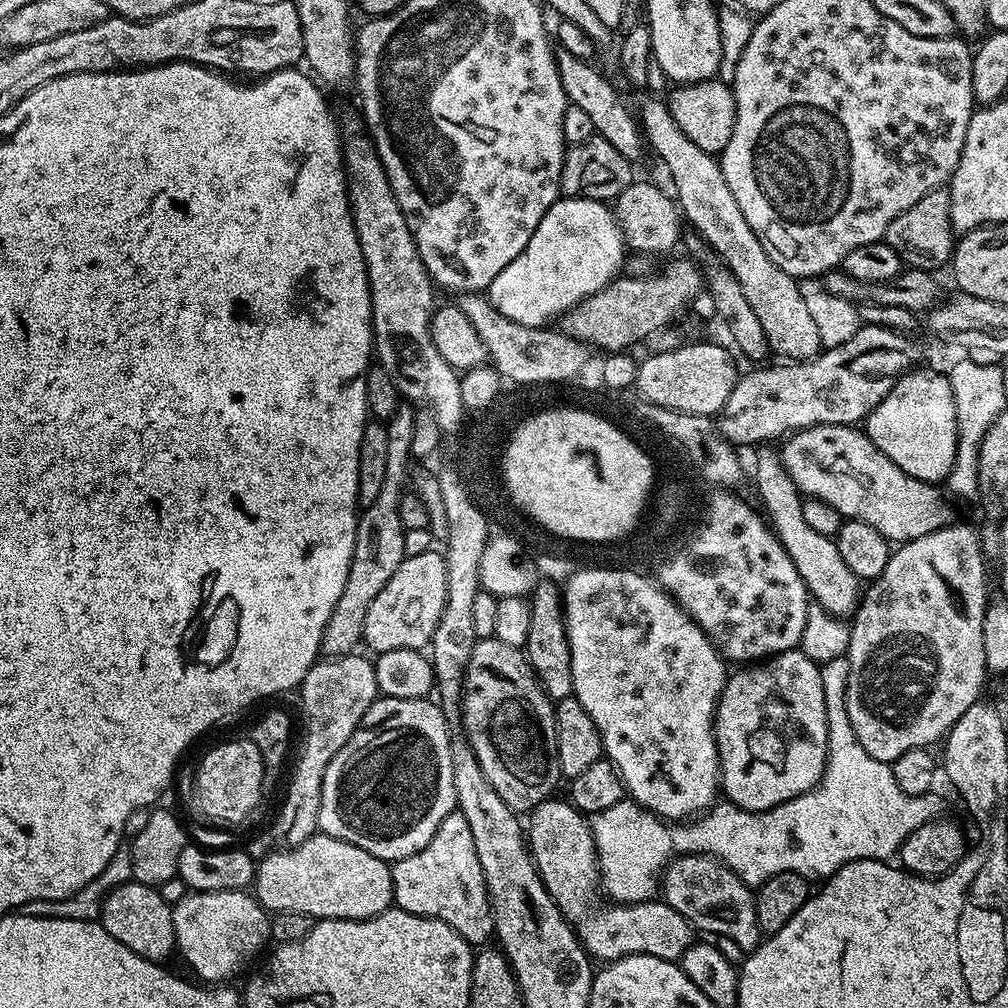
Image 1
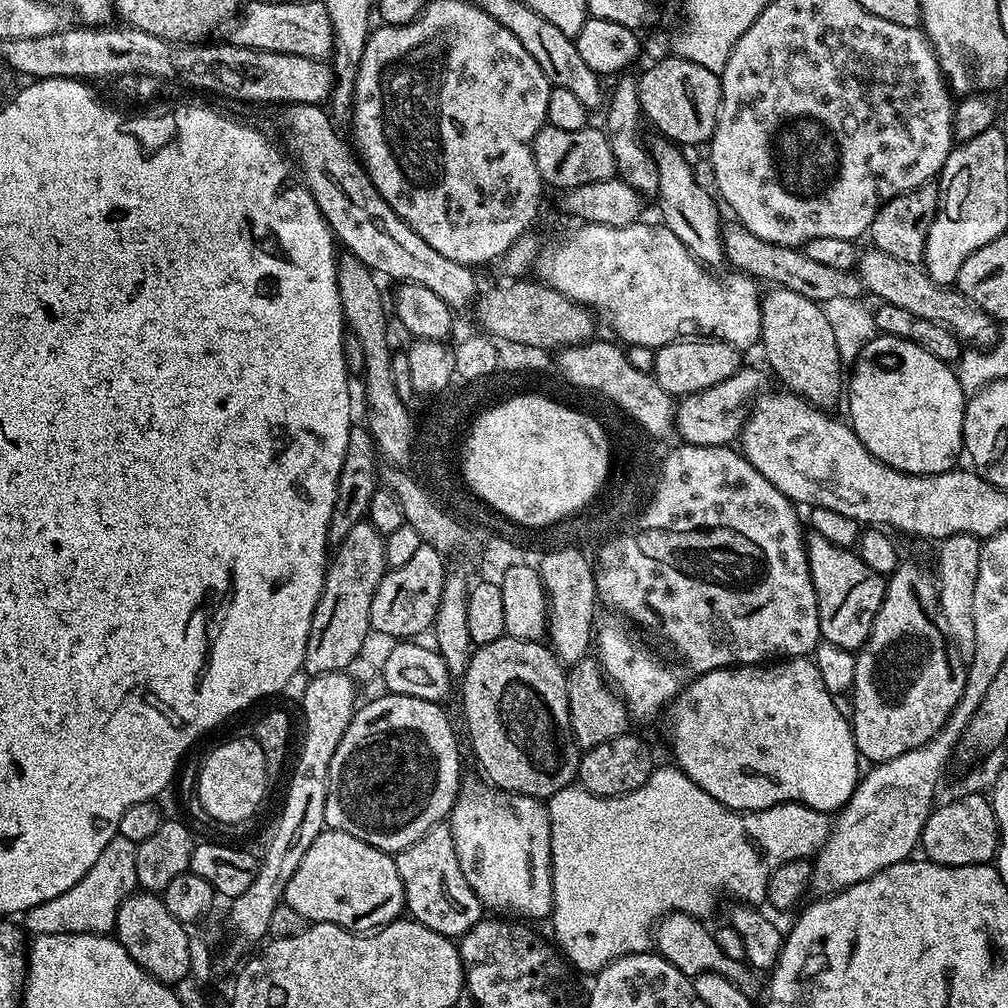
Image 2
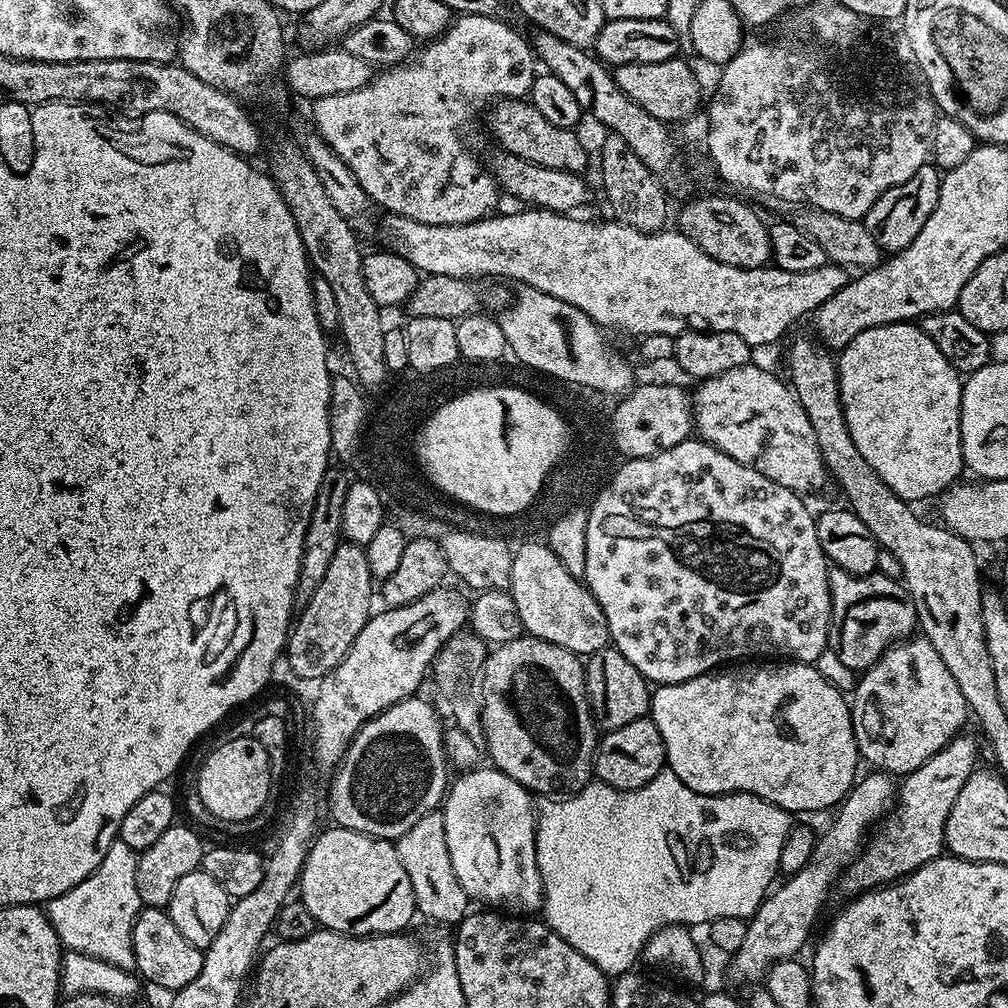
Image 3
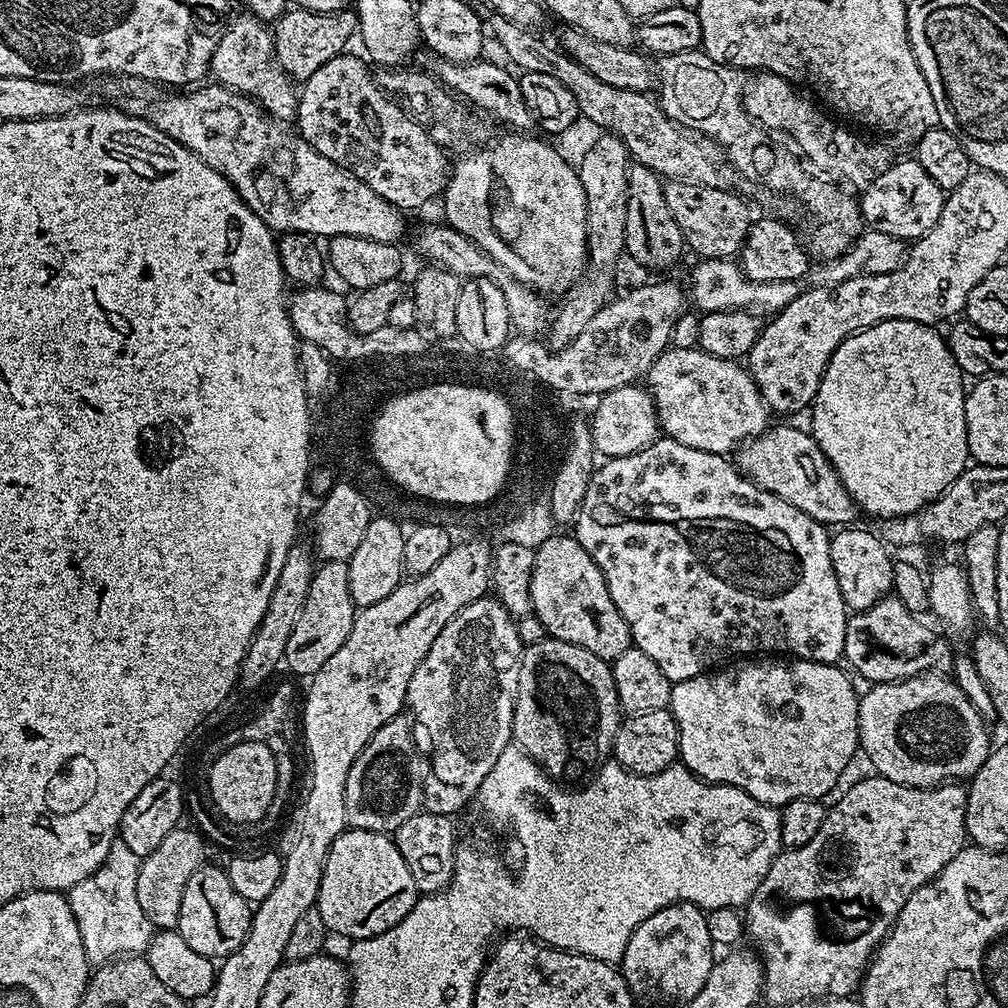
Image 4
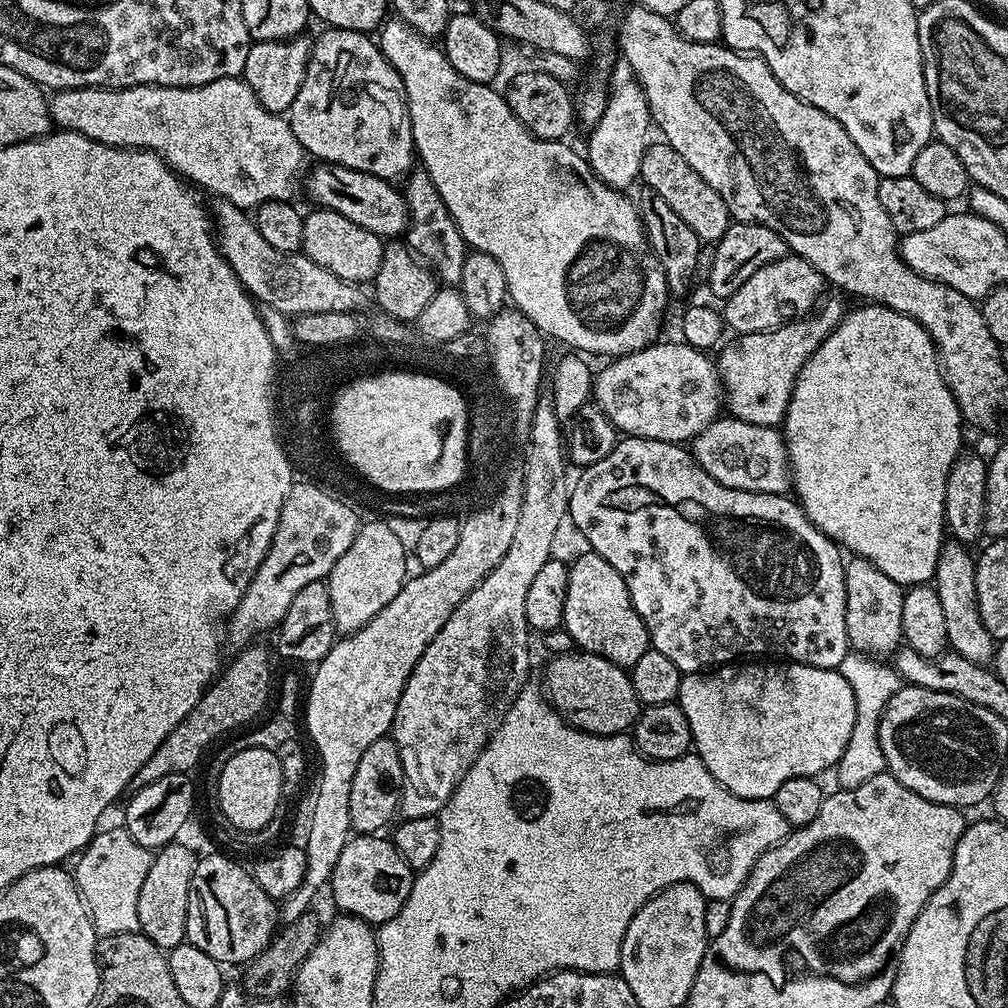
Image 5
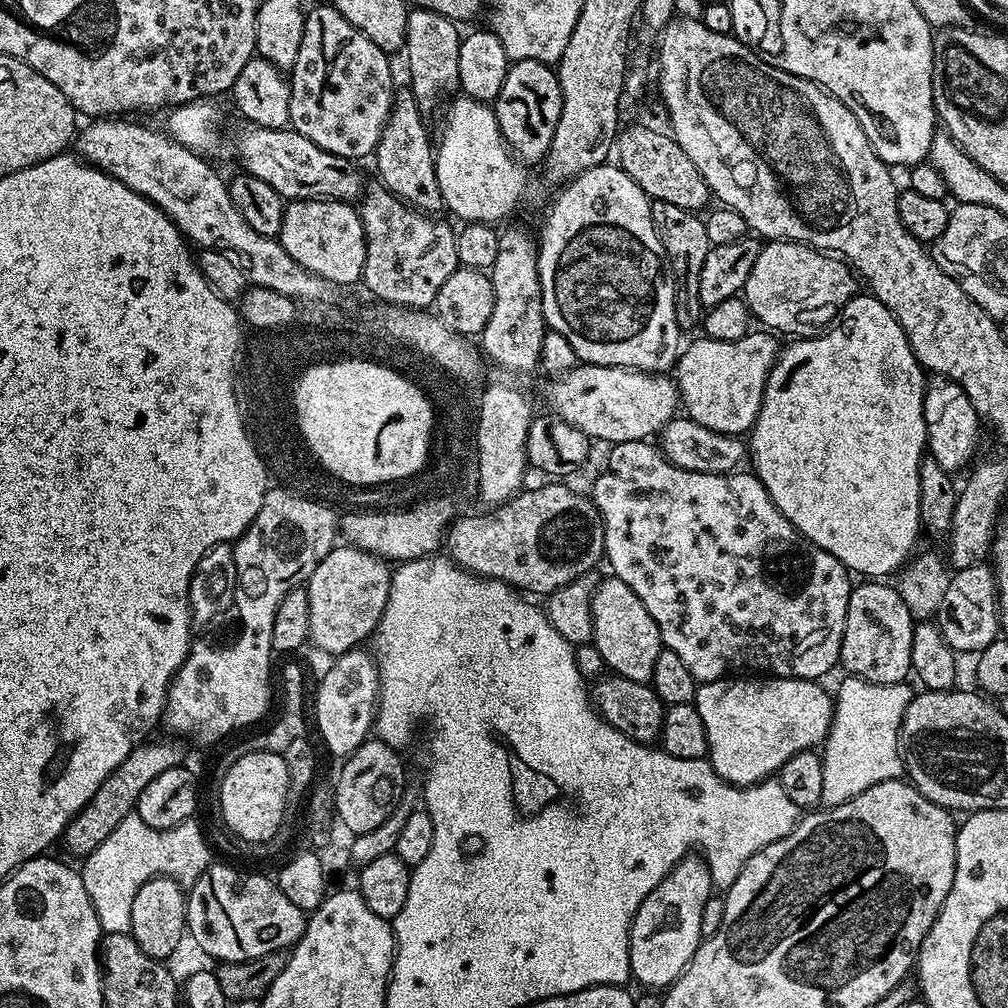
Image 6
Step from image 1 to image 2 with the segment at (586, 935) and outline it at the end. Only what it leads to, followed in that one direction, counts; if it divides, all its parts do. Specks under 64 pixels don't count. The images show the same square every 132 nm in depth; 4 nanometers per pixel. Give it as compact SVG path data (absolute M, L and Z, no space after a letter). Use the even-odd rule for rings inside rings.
M684 912L667 913L654 929L655 951L690 978L698 977L703 972L722 974L722 978L730 978L730 982L734 982L734 986L738 986L742 994L753 998L759 997L762 984L761 981L760 984L756 981L757 973L744 960L726 958L726 954L722 954L722 949L718 947L713 929L708 929L704 924L707 923L703 919L687 916Z

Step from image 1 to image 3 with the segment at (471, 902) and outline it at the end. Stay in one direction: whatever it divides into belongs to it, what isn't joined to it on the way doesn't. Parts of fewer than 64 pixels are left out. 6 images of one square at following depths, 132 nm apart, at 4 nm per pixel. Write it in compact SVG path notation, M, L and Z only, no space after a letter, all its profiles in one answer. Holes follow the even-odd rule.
M442 811L422 814L422 818L418 818L418 822L414 822L414 826L410 826L410 830L406 830L406 834L402 834L394 843L414 890L417 913L428 920L437 920L440 924L459 925L470 911L470 899L461 882L458 882L453 863L450 862Z

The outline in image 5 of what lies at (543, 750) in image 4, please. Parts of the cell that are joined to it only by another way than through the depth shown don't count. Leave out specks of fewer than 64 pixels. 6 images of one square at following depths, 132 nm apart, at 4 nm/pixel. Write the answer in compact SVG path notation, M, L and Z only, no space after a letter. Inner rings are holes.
M573 650L553 655L544 668L543 695L568 724L595 736L618 736L635 725L642 711L632 677L614 662L593 652Z

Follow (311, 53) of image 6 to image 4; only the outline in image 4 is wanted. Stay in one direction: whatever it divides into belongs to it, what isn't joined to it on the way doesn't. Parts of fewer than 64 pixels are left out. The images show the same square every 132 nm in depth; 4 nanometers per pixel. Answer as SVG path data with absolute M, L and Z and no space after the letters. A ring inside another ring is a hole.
M341 54L330 58L326 66L318 66L318 70L314 70L314 74L310 74L310 78L303 81L298 92L294 121L299 135L304 137L307 144L314 146L318 154L350 170L350 174L366 182L366 186L370 186L374 194L386 198L386 202L390 202L395 208L420 208L423 204L430 203L435 196L437 199L448 185L450 175L450 160L444 157L447 156L445 149L436 145L424 126L412 119L407 111L380 87L374 72L372 76L373 69L363 59L360 61L358 57L348 55Z

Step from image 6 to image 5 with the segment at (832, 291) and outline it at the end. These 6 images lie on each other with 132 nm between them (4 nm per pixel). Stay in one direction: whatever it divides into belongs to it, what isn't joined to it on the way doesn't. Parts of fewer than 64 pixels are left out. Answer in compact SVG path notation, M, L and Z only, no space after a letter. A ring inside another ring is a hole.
M795 254L786 255L762 266L762 270L746 278L734 294L727 296L722 307L724 323L741 336L780 328L797 317L809 315L817 307L823 288L826 288L826 281L818 270L814 270L814 266L810 266L810 262Z

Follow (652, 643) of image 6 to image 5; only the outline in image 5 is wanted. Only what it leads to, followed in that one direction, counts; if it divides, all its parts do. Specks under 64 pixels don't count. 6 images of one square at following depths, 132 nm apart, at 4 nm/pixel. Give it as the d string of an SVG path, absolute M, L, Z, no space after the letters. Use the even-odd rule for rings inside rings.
M584 550L576 561L571 561L562 627L569 632L577 649L593 652L625 670L631 669L632 664L638 662L650 647L648 631L638 610L634 610L634 602L626 590L622 574L618 574L606 558L591 550Z

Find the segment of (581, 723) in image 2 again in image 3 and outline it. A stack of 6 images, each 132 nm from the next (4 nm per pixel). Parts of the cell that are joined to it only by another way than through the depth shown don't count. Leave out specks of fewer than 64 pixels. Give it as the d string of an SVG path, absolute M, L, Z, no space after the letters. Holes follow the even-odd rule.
M615 646L598 650L587 657L584 666L588 704L592 707L592 717L601 729L611 730L618 726L626 726L626 722L645 719L652 707L652 692L649 681Z

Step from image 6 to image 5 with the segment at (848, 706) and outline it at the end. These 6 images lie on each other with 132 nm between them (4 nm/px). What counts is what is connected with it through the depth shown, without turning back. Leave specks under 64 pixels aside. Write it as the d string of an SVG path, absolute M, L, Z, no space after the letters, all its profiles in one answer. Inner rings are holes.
M850 654L846 658L842 658L840 663L838 671L842 674L842 678L846 678L846 682L850 682L850 690L854 690L854 702L856 703L854 730L846 750L843 751L842 758L834 770L834 775L839 782L837 785L841 789L855 789L862 782L885 771L887 767L881 744L878 742L880 714L894 693L901 688L902 681L896 673L895 667L891 663L884 663L888 662L881 662L879 659L863 654Z

